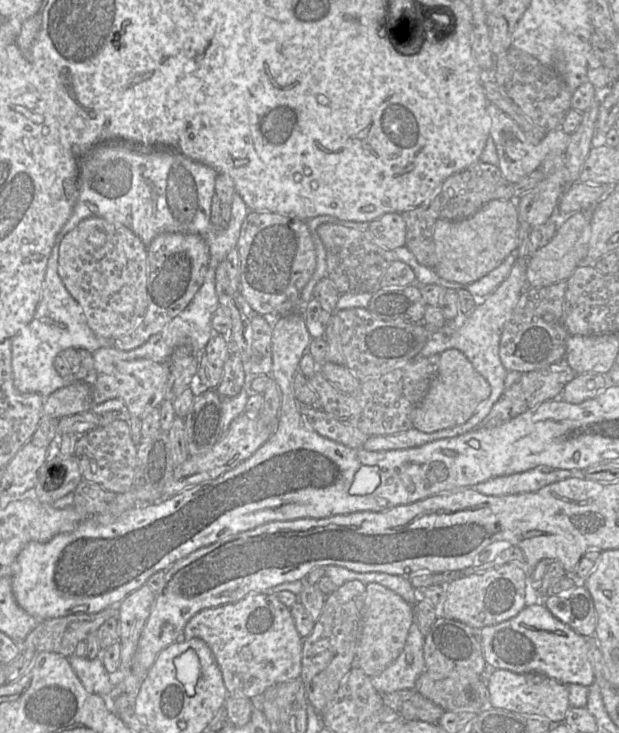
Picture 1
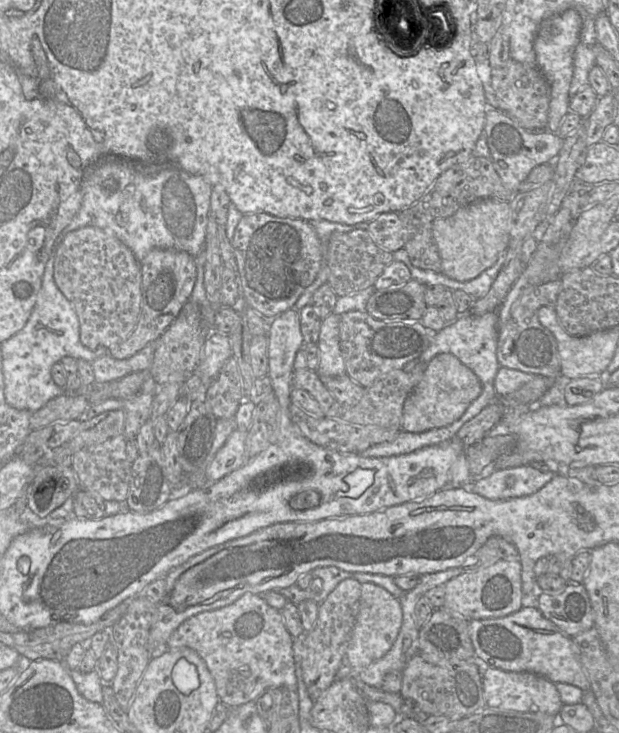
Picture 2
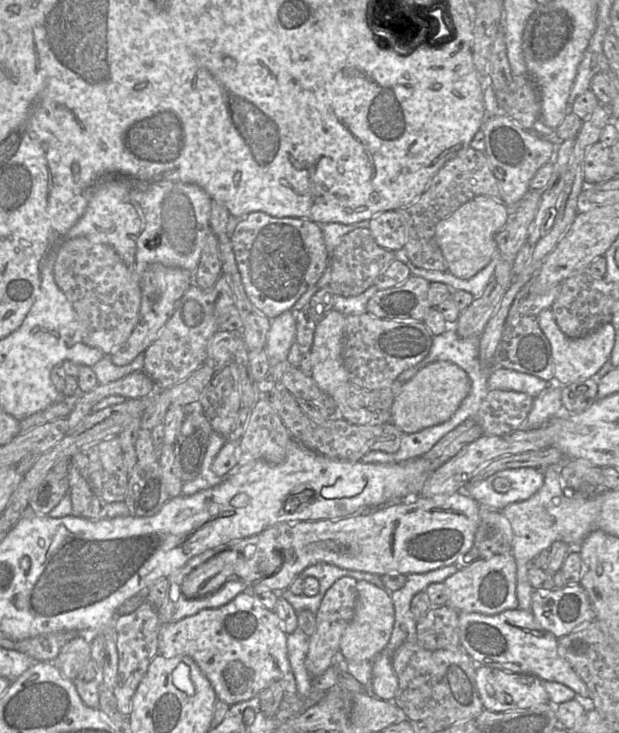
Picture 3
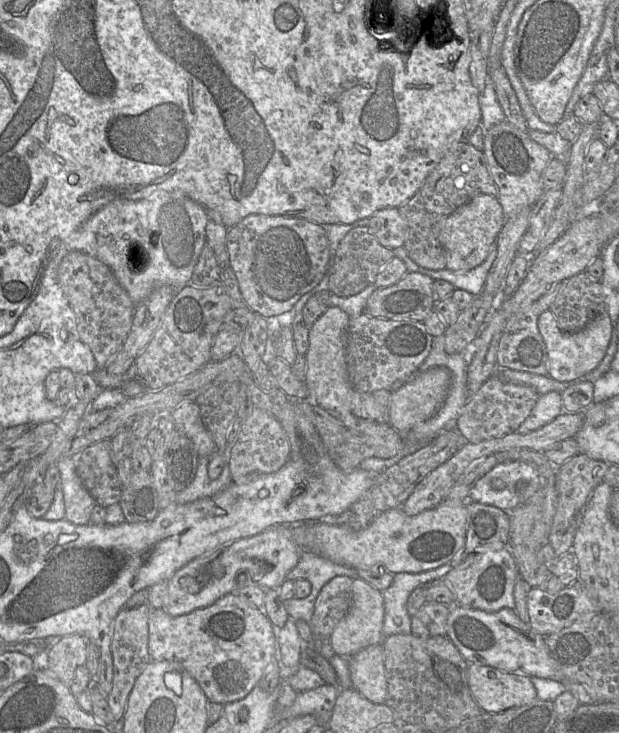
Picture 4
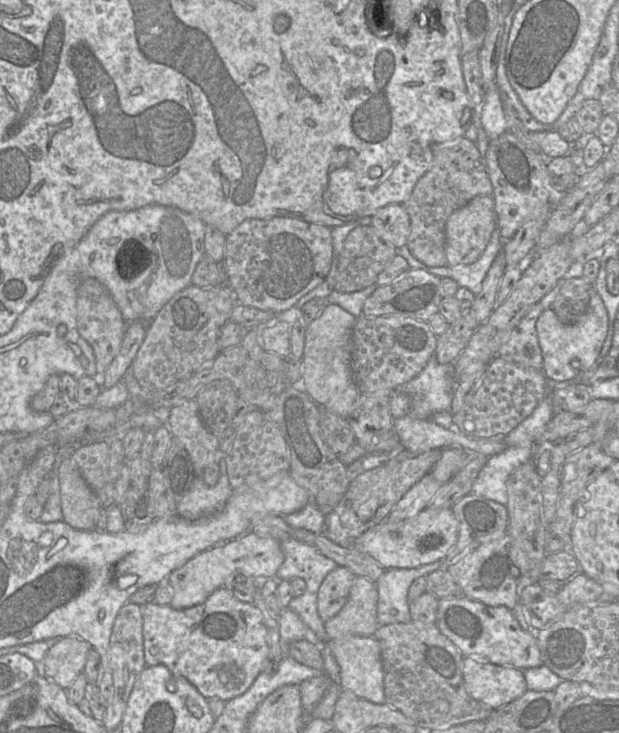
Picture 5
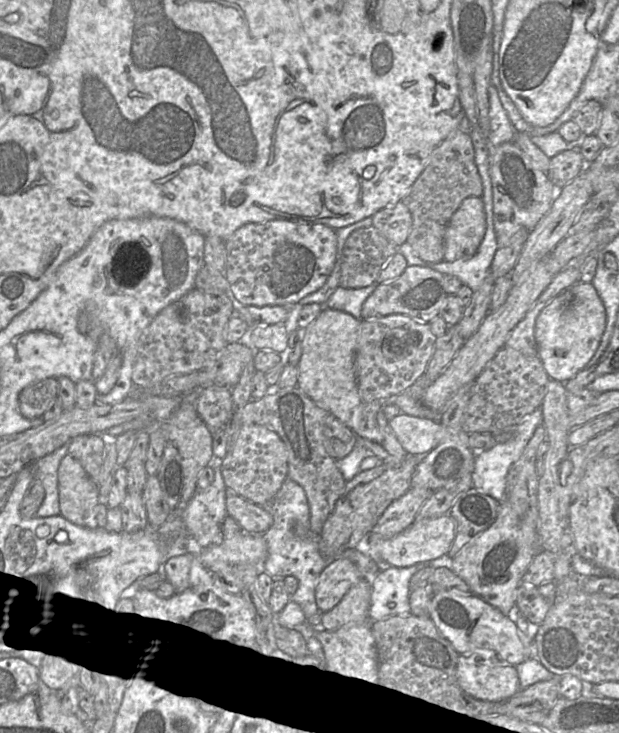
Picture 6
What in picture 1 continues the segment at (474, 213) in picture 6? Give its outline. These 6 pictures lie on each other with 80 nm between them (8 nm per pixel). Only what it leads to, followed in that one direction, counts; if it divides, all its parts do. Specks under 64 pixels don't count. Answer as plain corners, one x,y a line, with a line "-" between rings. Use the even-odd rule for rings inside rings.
491,200
473,216
450,221
438,219
435,222
433,241
436,253
437,275
447,281
468,284
479,280
517,250
518,209
516,200

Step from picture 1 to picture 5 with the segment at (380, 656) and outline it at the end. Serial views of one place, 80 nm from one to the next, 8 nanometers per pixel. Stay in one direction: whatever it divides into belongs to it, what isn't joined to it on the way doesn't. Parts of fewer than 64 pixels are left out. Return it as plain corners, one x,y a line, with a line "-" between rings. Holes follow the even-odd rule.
356,577
344,607
324,623
328,638
373,637
378,628
377,603
376,584
364,577

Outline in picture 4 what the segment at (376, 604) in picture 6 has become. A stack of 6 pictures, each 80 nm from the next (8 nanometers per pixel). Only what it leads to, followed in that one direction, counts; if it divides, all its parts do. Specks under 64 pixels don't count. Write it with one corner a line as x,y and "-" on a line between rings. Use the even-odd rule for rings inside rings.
444,564
436,569
421,573
397,573
393,576
392,584
382,592
384,600
384,622
383,636
388,637
394,634
411,634
411,616
407,610
407,601
412,591
424,586
433,580
442,579
452,569
451,564

